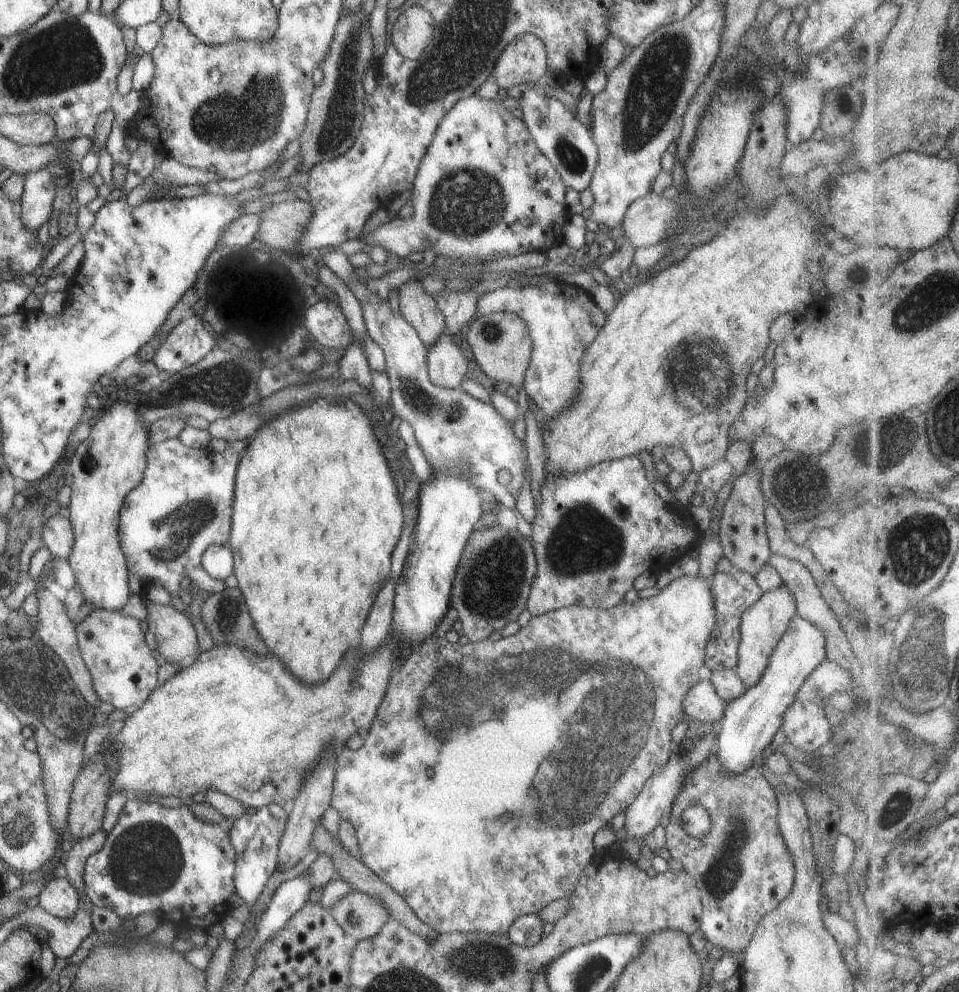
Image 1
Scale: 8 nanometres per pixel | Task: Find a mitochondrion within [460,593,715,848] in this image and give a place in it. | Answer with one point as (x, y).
(697, 738)

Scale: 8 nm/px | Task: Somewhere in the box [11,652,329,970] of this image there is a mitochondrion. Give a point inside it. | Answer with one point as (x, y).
(146, 859)

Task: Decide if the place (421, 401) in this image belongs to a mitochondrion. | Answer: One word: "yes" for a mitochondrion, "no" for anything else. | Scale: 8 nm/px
yes

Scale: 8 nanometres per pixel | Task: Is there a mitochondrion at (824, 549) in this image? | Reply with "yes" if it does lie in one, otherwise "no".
no

